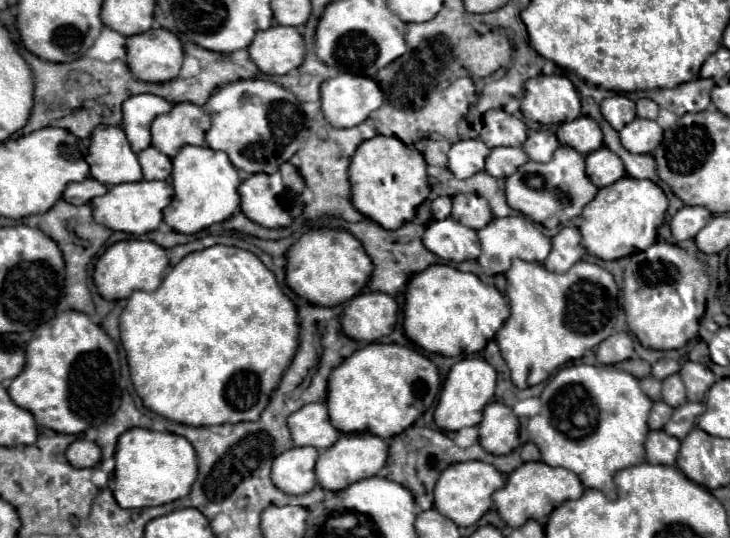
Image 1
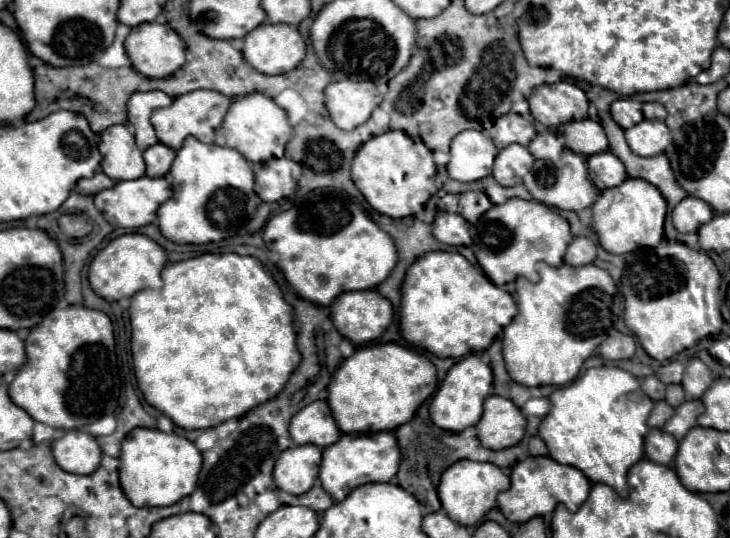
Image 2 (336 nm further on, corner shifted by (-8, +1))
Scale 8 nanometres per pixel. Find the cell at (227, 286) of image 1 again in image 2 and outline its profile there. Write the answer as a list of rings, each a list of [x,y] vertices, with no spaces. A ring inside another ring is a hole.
[[[204,253],[200,257],[192,257],[180,263],[168,263],[162,271],[162,289],[142,289],[132,297],[130,305],[130,325],[132,325],[132,361],[134,361],[134,373],[138,379],[138,387],[144,395],[144,399],[156,407],[160,413],[168,415],[178,427],[182,429],[210,429],[216,427],[232,417],[242,417],[262,401],[268,401],[270,397],[276,397],[286,381],[290,379],[292,371],[298,367],[302,355],[296,349],[296,335],[292,329],[292,307],[284,301],[280,287],[274,283],[272,275],[264,269],[264,265],[256,257],[242,257],[236,253],[224,253],[224,255],[212,255]]]

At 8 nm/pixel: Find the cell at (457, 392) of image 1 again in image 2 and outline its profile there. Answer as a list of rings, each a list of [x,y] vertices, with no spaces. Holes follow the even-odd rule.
[[[468,355],[450,367],[446,379],[430,403],[430,419],[440,429],[460,433],[466,427],[478,423],[478,417],[482,417],[482,401],[488,395],[492,395],[492,369],[478,355]]]

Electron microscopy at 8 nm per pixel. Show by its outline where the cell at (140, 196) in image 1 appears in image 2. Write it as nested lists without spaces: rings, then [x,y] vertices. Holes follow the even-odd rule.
[[[144,175],[144,177],[134,179],[134,181],[118,181],[112,189],[104,189],[102,193],[94,195],[94,205],[110,225],[136,229],[136,227],[142,227],[142,225],[156,221],[158,207],[164,201],[168,201],[170,195],[172,195],[172,185],[166,177],[152,179],[152,177]]]

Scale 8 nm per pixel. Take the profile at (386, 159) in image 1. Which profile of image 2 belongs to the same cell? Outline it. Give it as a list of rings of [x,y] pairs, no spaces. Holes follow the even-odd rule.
[[[386,131],[372,137],[358,149],[352,161],[352,181],[370,203],[382,215],[392,219],[416,215],[424,203],[438,191],[434,183],[436,165],[422,165],[420,155],[414,149],[414,141],[404,131]]]

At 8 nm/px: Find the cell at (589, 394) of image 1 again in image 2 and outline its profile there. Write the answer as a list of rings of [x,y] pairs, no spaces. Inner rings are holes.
[[[620,367],[586,369],[570,385],[556,389],[548,397],[550,413],[540,421],[538,435],[548,447],[548,455],[564,465],[586,473],[592,483],[612,487],[620,497],[628,497],[628,469],[644,455],[644,437],[654,401],[642,393],[640,381]]]

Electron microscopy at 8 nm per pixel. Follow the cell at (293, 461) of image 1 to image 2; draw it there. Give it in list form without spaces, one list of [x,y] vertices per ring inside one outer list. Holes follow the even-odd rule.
[[[298,445],[286,449],[274,465],[276,487],[290,493],[302,495],[312,489],[318,477],[322,449],[316,445]]]

